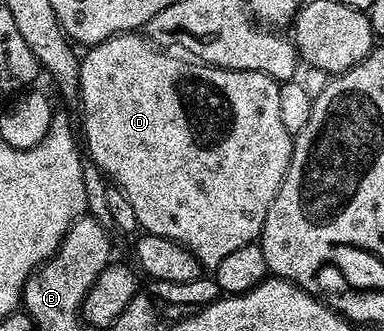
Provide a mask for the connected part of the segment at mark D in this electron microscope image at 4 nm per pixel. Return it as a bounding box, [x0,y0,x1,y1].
[78,32,294,270]

